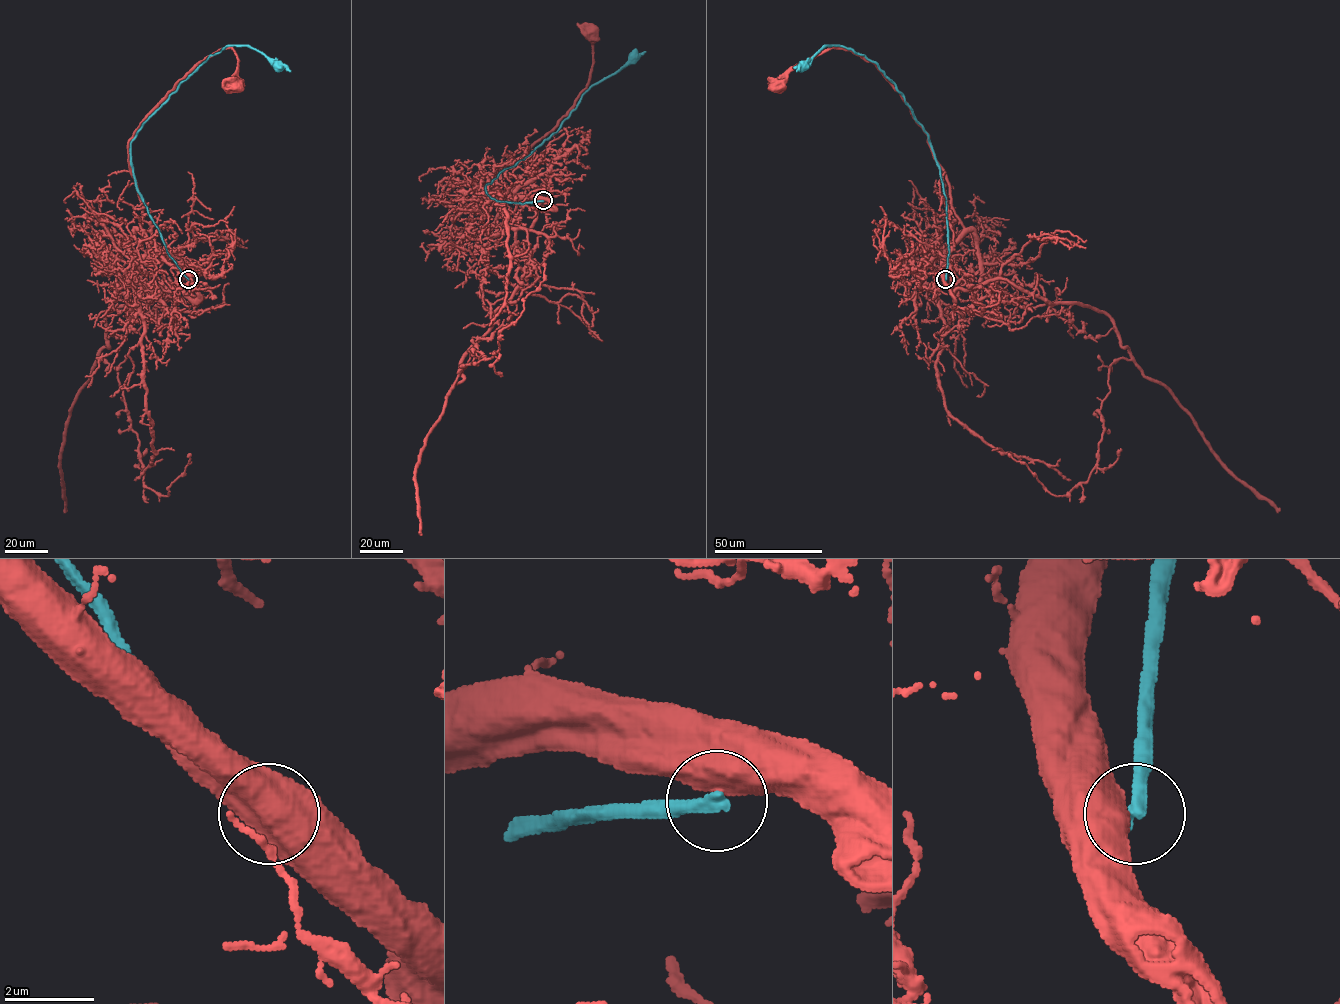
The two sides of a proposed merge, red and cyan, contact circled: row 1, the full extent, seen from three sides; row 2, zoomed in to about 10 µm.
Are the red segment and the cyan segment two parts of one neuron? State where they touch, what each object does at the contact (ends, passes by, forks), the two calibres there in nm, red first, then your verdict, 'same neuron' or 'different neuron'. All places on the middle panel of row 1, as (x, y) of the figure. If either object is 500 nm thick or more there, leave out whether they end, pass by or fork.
at (543, 200); 850 nm thick on the red side, 340 nm on the other; different neuron

